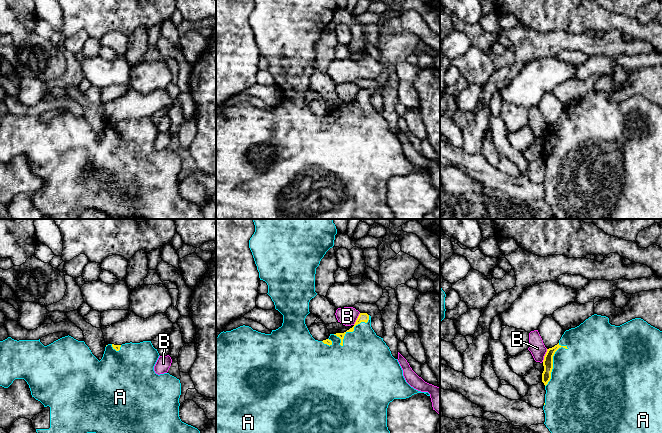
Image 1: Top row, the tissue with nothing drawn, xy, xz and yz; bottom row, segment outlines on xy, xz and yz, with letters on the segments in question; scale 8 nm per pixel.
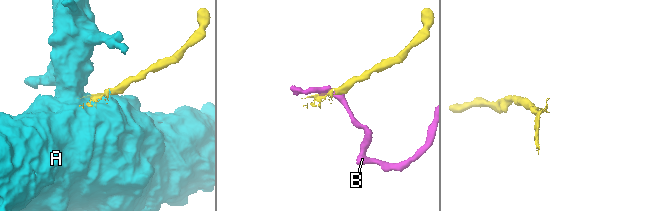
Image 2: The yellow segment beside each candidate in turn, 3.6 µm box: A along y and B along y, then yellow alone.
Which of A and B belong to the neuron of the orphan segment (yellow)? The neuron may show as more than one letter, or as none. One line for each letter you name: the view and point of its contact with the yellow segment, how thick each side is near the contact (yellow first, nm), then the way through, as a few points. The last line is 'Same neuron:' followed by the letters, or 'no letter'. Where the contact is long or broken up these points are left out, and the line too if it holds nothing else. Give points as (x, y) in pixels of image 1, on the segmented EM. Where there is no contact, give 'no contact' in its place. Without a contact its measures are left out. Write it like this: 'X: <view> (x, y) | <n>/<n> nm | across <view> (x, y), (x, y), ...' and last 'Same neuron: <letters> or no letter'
A: xz (353, 329) | 80/400 nm
Same neuron: A

